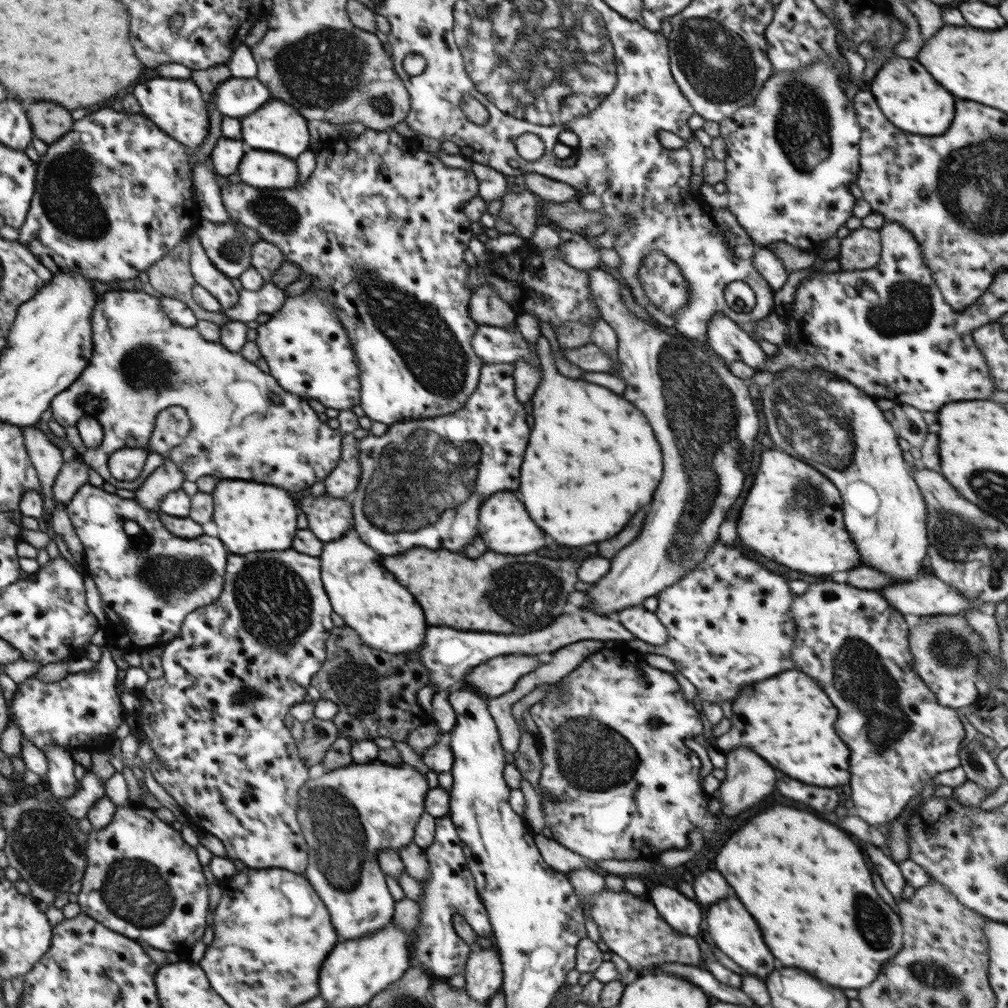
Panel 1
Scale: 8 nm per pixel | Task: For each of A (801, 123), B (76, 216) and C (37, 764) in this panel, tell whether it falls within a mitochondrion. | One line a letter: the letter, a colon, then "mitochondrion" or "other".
A: mitochondrion
B: mitochondrion
C: other

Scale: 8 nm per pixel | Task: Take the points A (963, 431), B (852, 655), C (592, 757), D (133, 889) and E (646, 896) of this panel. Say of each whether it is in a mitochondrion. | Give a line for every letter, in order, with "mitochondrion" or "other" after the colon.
A: other
B: mitochondrion
C: mitochondrion
D: mitochondrion
E: other

